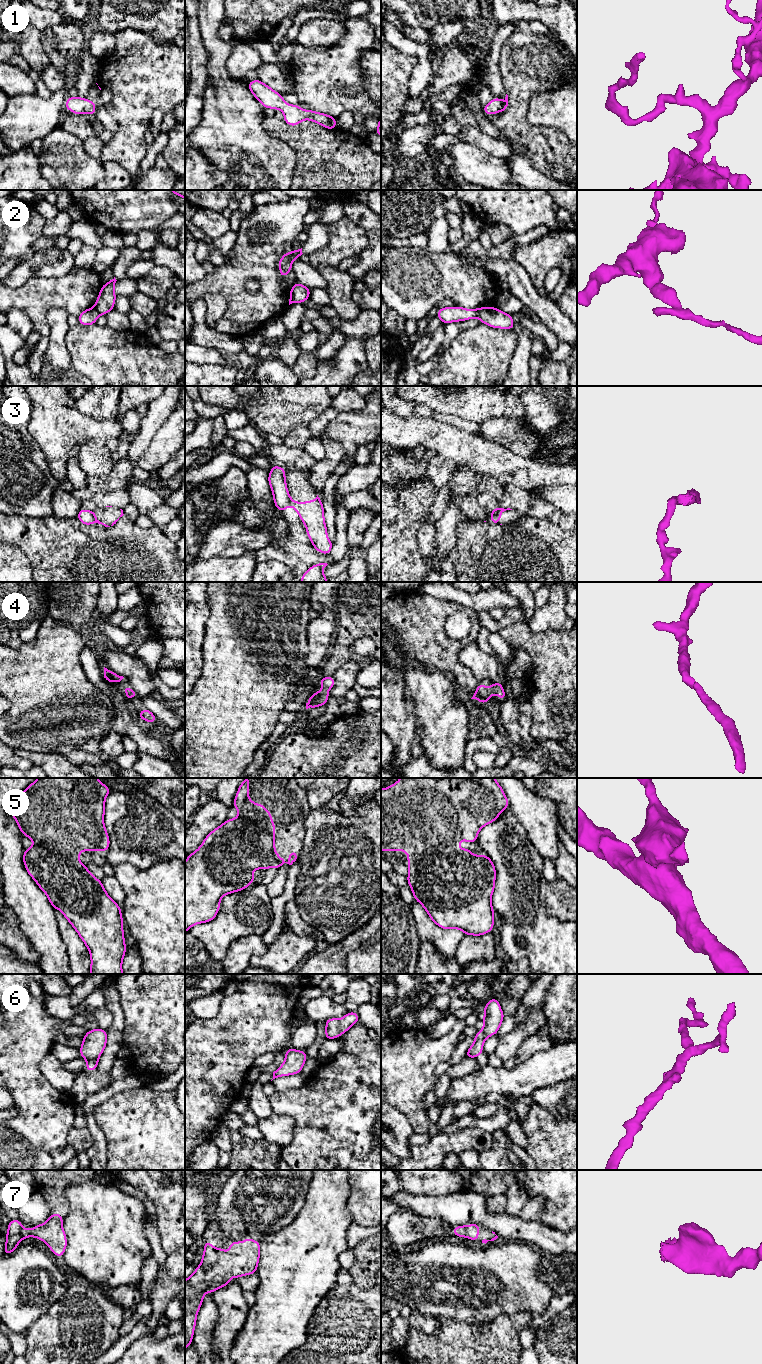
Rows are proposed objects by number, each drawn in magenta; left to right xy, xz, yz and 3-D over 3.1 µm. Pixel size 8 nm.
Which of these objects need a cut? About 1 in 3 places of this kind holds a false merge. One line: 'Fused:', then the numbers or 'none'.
Fused: 2, 3, 5

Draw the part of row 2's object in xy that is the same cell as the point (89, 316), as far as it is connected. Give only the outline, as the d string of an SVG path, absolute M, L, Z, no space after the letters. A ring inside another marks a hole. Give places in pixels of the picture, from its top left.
M93 307L84 310L77 318L80 324L84 326L89 326L95 324L99 316L100 314Z

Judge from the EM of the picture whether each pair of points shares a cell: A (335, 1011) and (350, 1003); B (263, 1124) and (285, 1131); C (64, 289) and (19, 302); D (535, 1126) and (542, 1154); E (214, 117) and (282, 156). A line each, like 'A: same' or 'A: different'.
A: different
B: same
C: same
D: same
E: same

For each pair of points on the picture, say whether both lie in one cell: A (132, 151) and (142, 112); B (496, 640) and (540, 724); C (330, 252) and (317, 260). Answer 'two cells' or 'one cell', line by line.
A: one cell
B: two cells
C: one cell

